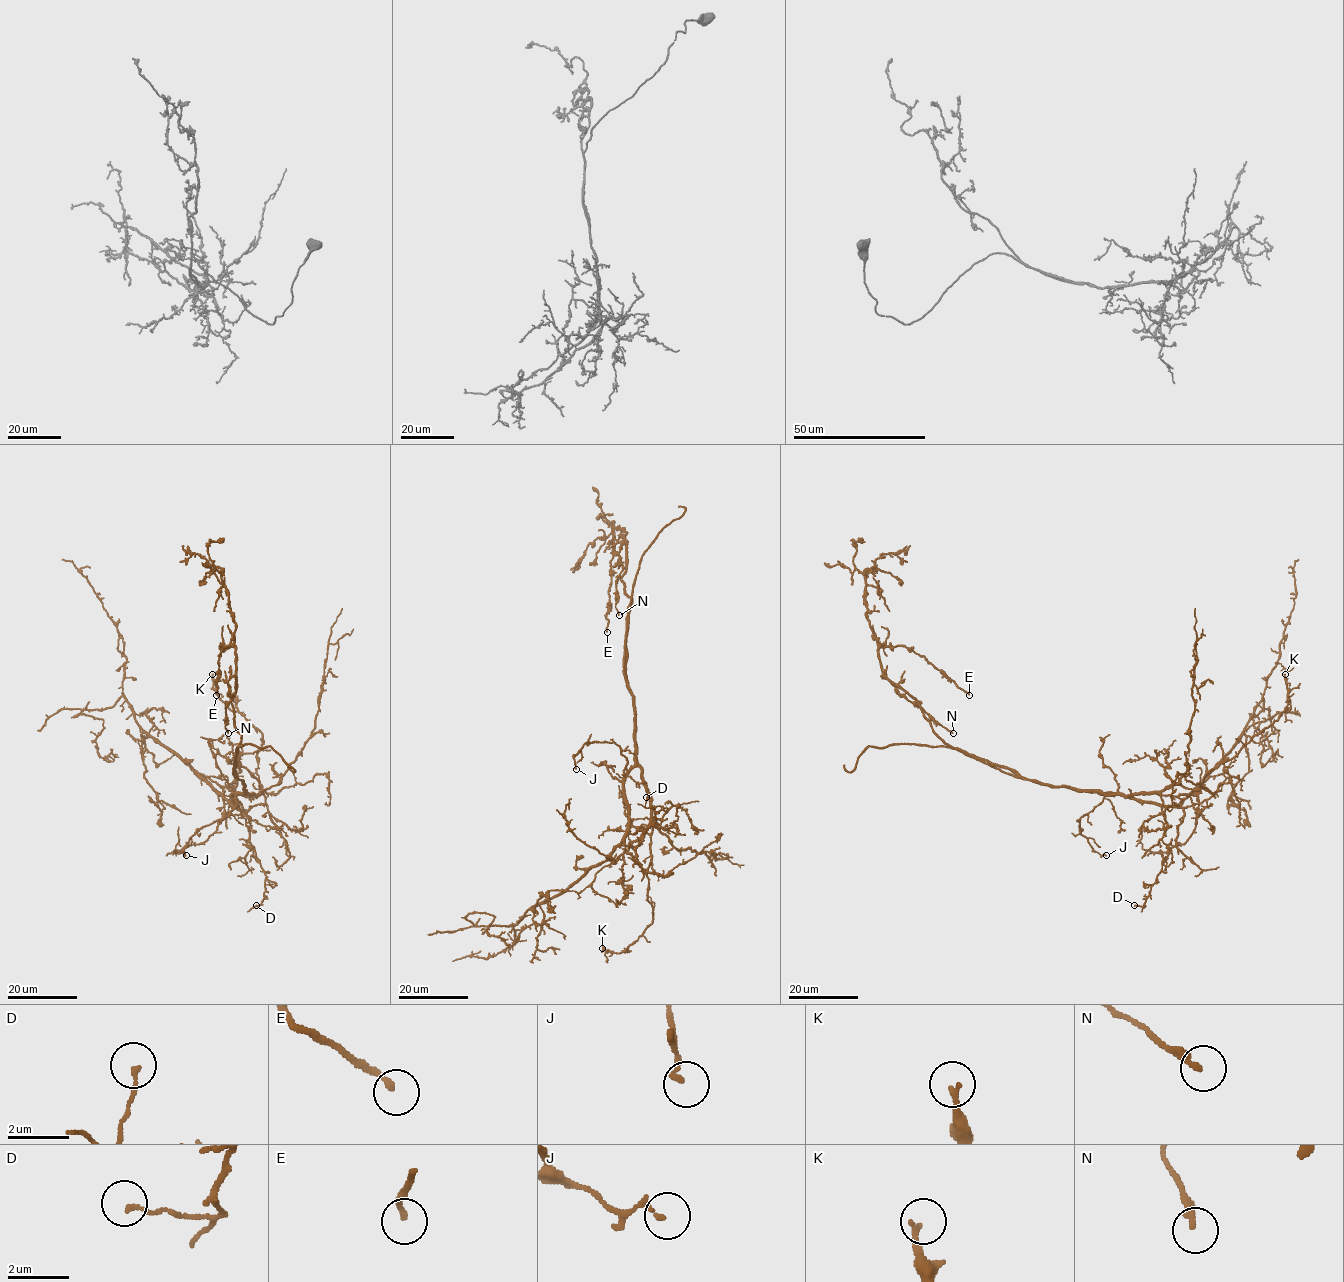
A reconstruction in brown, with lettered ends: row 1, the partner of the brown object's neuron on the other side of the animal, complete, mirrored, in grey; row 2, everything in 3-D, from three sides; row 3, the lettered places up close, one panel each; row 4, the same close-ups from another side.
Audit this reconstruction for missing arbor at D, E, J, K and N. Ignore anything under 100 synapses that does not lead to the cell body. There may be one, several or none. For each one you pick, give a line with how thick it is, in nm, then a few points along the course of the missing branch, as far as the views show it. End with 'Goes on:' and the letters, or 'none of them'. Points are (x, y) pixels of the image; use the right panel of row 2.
Goes on: none of them

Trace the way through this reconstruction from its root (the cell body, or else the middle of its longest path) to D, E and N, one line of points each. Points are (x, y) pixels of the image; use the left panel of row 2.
D: (244, 793), (233, 794), (237, 800), (234, 807), (248, 819), (249, 842), (266, 875), (263, 901), (256, 905)
E: (244, 793), (235, 773), (240, 734), (231, 701), (235, 692), (235, 649), (230, 645), (220, 646), (216, 695)
N: (244, 793), (235, 773), (240, 741), (231, 701), (235, 676), (228, 681), (228, 733)

